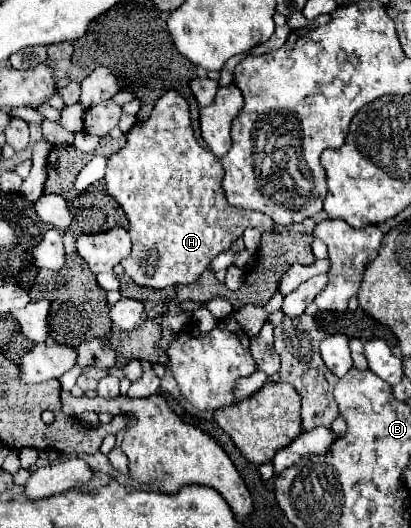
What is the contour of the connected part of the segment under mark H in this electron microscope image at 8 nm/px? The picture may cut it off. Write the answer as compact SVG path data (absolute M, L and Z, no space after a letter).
M165 92L151 116L145 122L137 122L127 134L127 144L107 160L105 188L119 202L127 220L129 232L133 234L133 252L127 260L125 274L139 286L147 288L169 288L179 284L195 282L209 266L209 262L231 248L231 244L243 234L245 228L257 228L259 232L273 232L273 222L261 212L241 210L229 206L225 192L221 190L223 166L211 150L201 148L193 136L191 114L187 100L177 92Z

